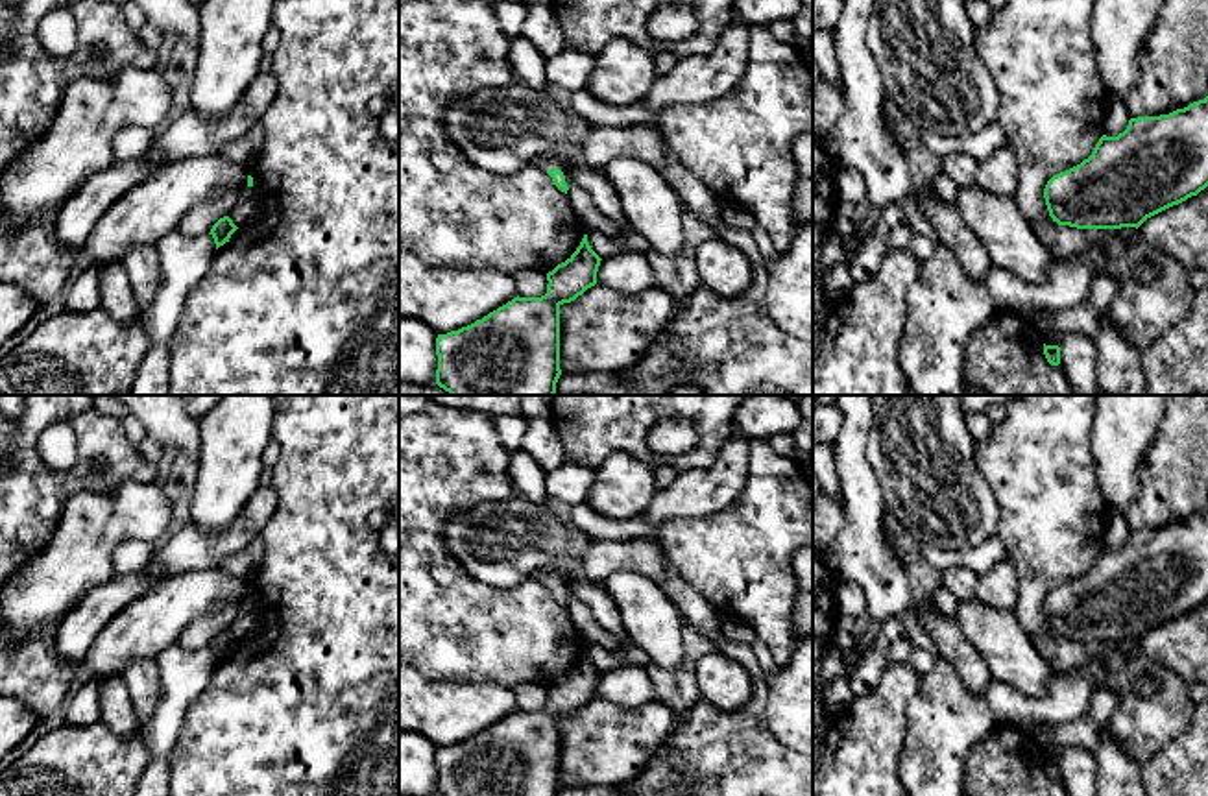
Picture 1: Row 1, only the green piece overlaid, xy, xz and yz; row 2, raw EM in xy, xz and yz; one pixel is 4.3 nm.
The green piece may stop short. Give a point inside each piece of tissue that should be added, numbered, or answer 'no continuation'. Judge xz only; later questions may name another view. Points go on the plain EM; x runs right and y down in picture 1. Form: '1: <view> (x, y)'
1: xz (545, 577)

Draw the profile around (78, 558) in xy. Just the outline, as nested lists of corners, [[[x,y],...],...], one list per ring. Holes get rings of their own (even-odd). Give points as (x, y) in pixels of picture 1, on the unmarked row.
[[[124,480],[115,493],[79,491],[65,506],[59,526],[48,545],[37,550],[0,587],[0,615],[6,635],[28,637],[39,626],[50,626],[70,611],[91,589],[113,574],[113,550],[127,541],[157,545],[168,534],[172,501],[163,484]]]

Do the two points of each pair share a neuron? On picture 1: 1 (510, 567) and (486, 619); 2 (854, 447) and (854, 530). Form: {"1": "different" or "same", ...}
{"1": "different", "2": "same"}

